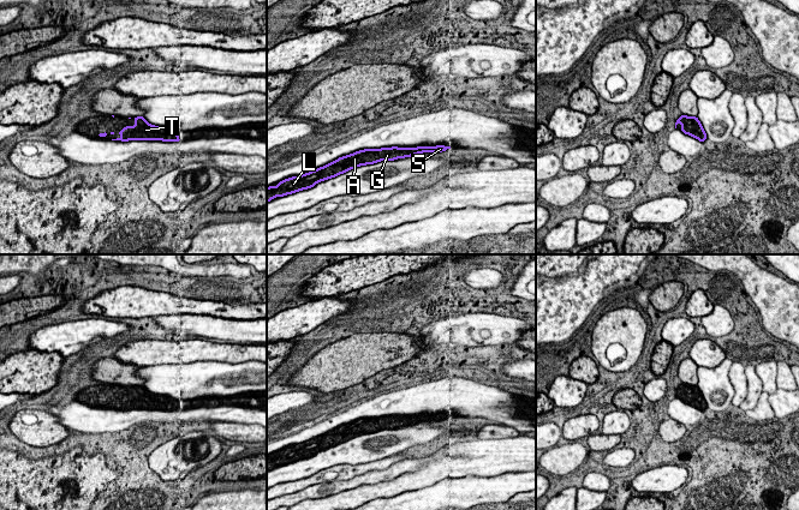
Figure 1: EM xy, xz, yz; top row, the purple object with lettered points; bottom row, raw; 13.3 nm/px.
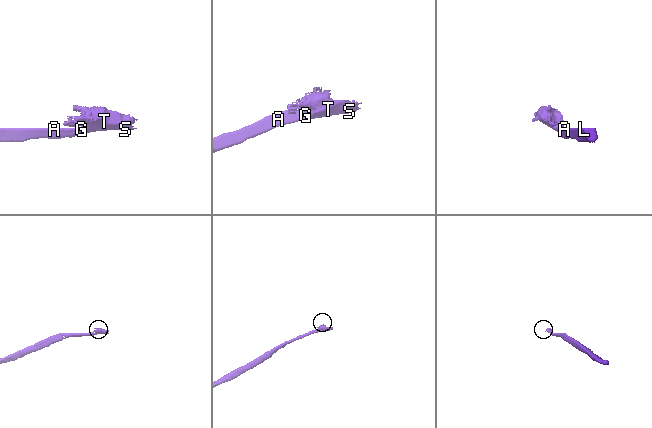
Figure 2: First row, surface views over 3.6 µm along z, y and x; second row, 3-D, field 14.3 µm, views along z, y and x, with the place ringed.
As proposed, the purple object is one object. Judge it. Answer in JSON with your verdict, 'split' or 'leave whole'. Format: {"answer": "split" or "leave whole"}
{"answer": "leave whole"}

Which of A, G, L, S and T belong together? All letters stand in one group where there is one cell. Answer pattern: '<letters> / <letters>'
A G L S T

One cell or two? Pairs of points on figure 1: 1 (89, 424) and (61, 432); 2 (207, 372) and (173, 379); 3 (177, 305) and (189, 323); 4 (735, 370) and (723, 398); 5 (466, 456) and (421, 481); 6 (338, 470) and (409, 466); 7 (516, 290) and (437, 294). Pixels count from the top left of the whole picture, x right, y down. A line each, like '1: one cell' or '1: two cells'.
1: two cells
2: one cell
3: two cells
4: two cells
5: one cell
6: two cells
7: two cells

